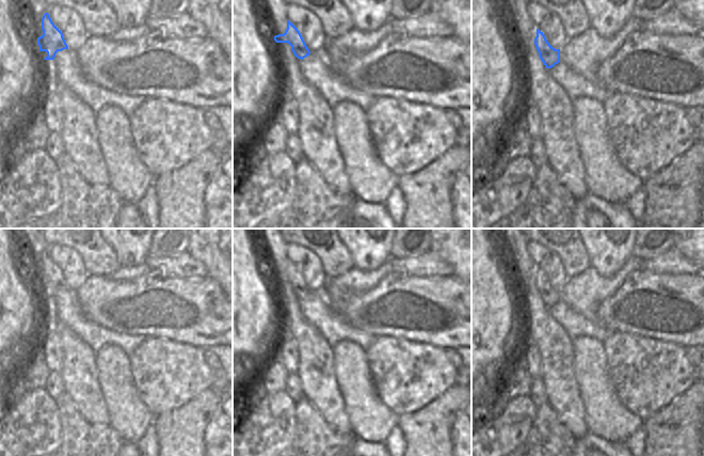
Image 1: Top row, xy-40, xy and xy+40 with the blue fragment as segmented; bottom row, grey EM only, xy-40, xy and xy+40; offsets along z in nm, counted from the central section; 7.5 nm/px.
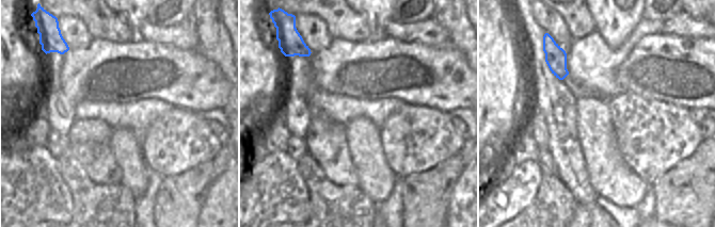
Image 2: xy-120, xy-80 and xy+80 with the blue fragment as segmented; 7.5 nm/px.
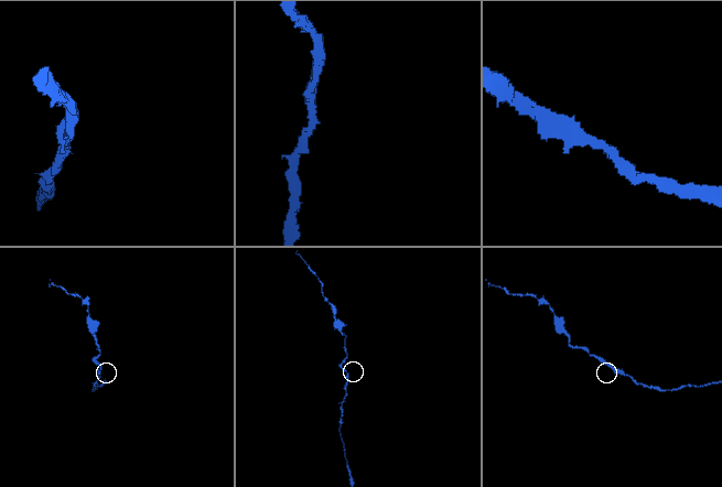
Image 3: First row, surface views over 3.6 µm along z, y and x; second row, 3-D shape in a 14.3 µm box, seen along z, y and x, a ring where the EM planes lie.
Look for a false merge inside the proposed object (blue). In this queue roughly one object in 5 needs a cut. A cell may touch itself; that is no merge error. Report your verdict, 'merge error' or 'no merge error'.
no merge error

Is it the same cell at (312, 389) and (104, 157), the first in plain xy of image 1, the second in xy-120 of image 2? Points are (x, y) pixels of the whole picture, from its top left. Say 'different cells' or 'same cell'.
same cell

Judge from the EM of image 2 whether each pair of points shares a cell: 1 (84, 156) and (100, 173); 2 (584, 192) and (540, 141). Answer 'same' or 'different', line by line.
1: same
2: different

